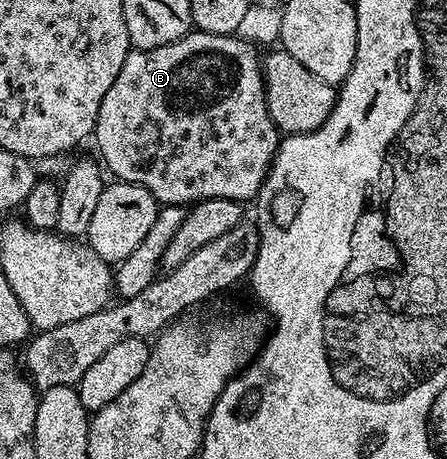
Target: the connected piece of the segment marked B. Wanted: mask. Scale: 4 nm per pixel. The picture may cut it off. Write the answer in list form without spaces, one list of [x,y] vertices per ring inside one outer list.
[[[190,30],[183,38],[179,38],[175,42],[171,42],[167,46],[159,46],[158,48],[152,48],[146,52],[140,50],[130,51],[129,56],[123,62],[123,70],[119,70],[119,78],[115,78],[115,82],[111,82],[111,90],[107,90],[106,96],[103,98],[103,106],[99,106],[99,114],[97,115],[97,126],[95,129],[95,141],[97,140],[97,148],[101,151],[100,159],[103,161],[104,167],[109,168],[114,172],[118,181],[127,184],[138,184],[143,186],[154,196],[158,205],[164,206],[166,204],[180,204],[182,206],[192,206],[199,200],[214,200],[215,198],[227,198],[228,200],[236,200],[238,202],[246,202],[258,195],[261,190],[261,183],[265,180],[265,175],[269,173],[269,168],[273,164],[273,156],[277,152],[277,145],[279,143],[279,133],[275,122],[269,117],[269,111],[267,110],[267,102],[265,101],[265,81],[263,79],[263,60],[259,55],[257,57],[258,49],[254,47],[252,43],[246,40],[241,40],[236,34],[230,34],[228,36],[220,36],[219,34],[211,34],[210,32],[203,32],[200,30]]]

